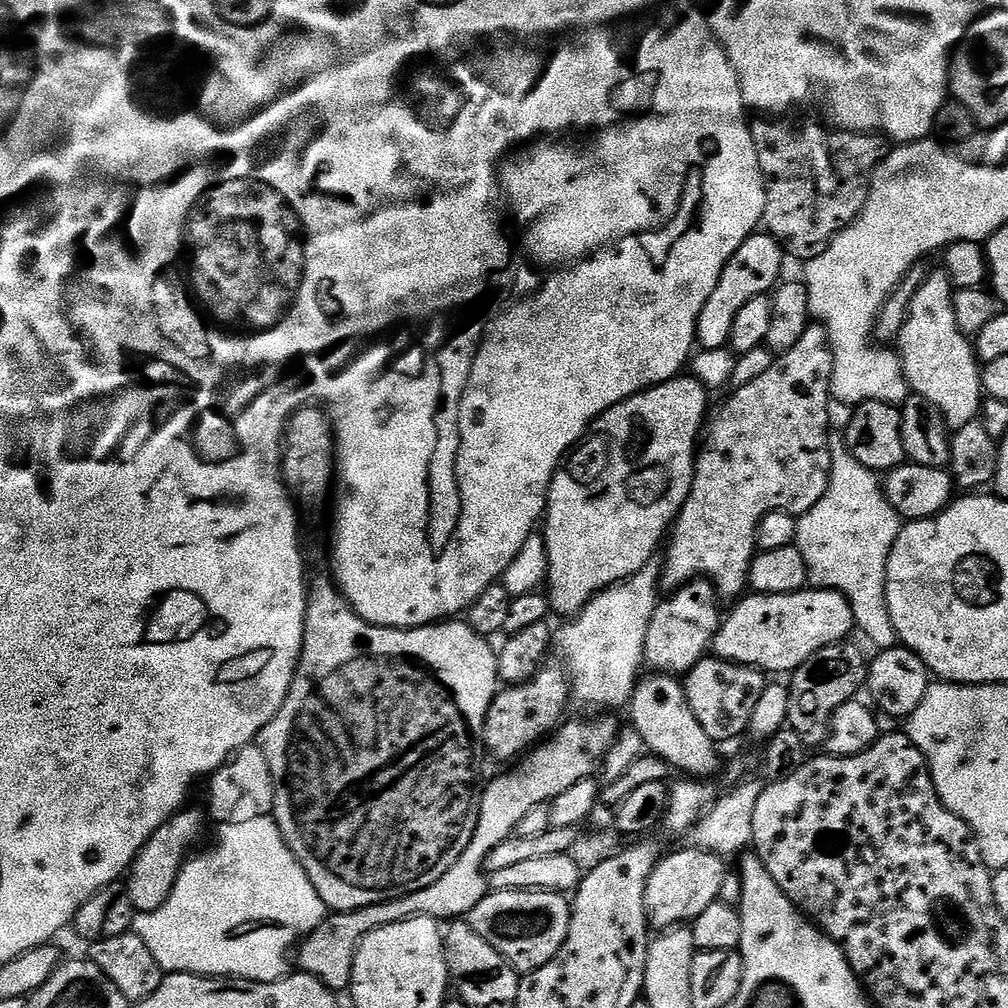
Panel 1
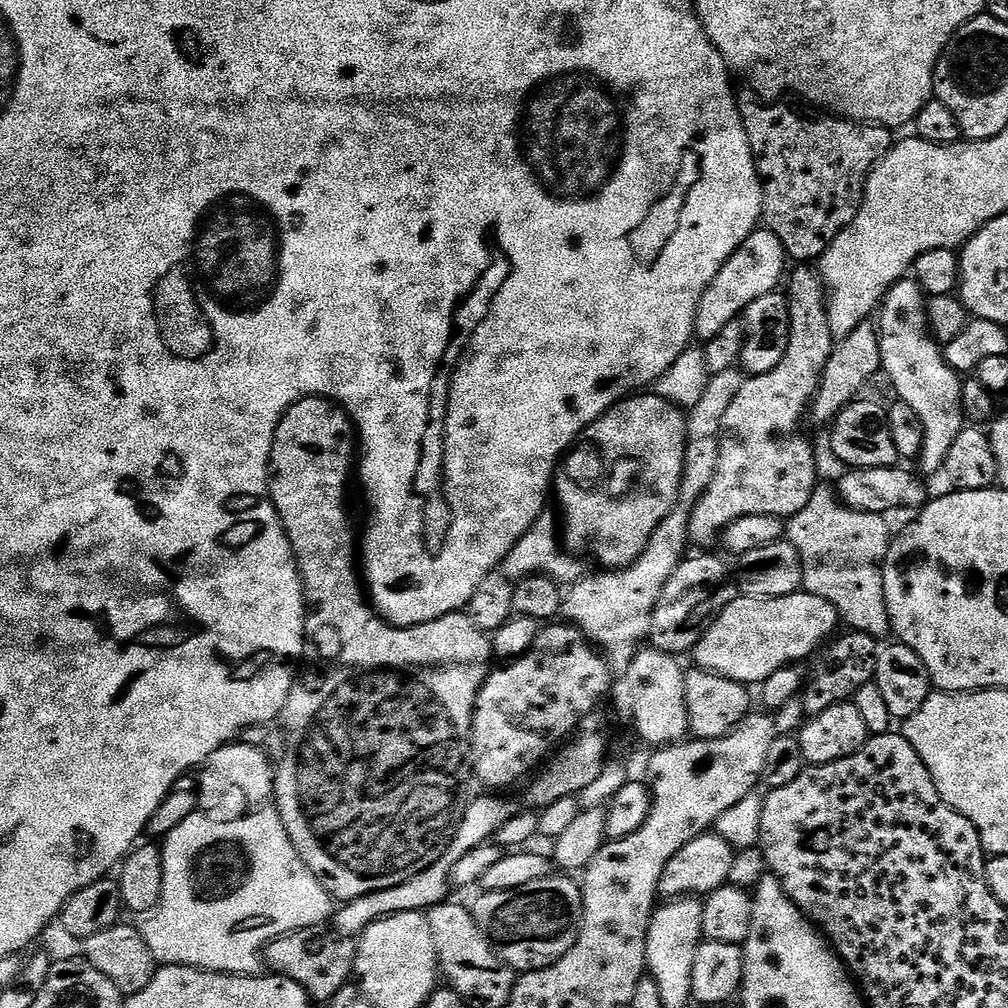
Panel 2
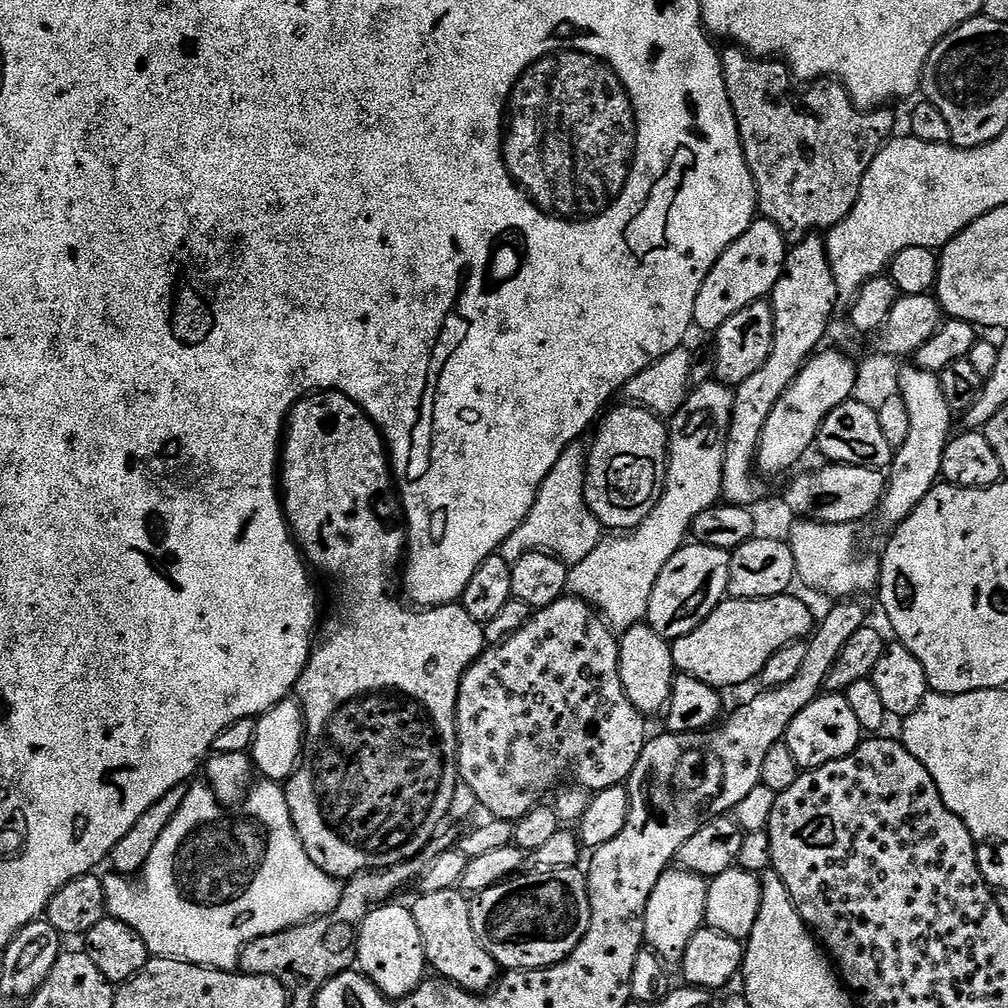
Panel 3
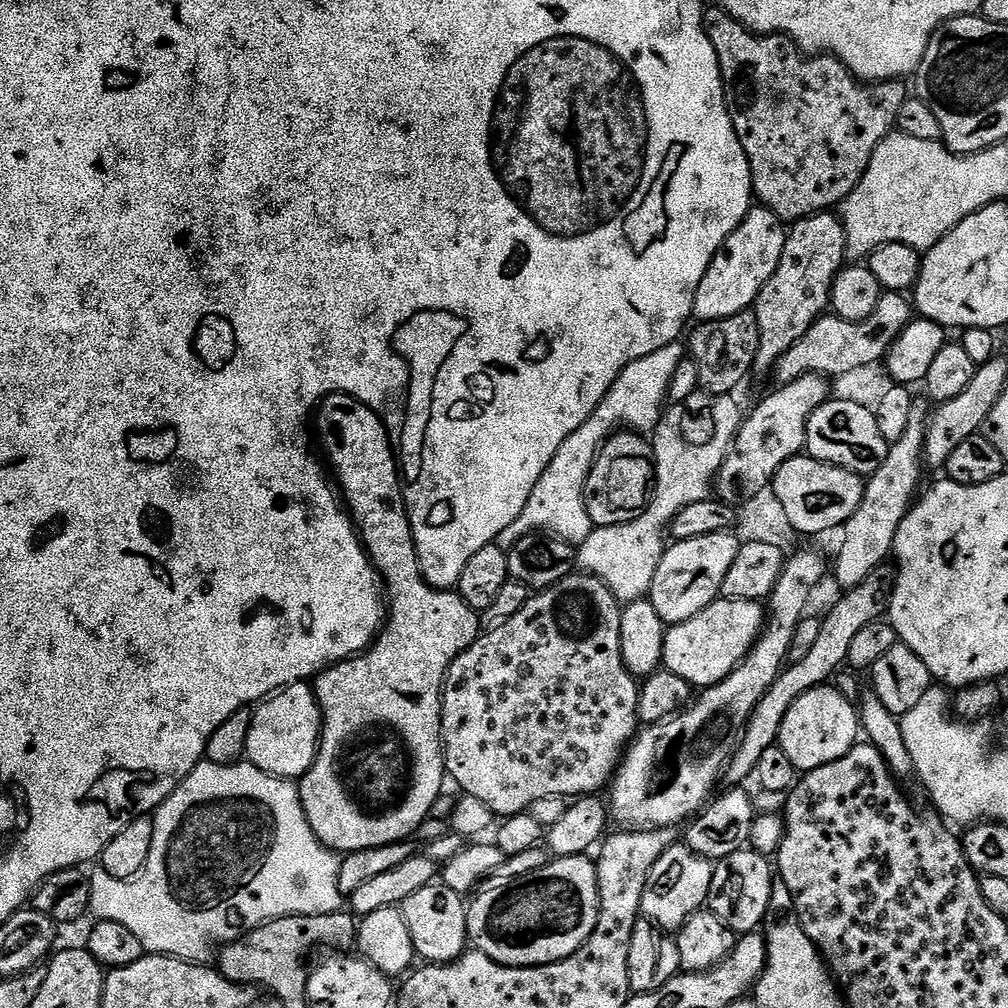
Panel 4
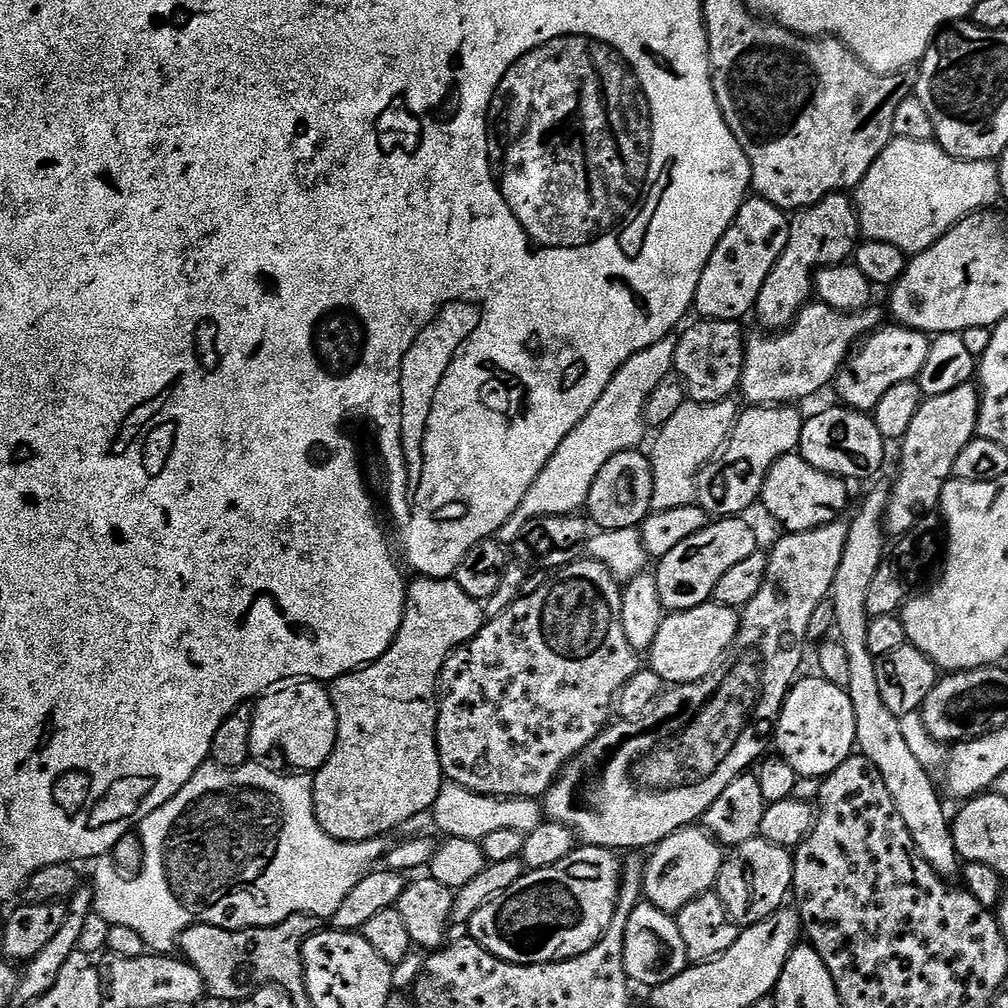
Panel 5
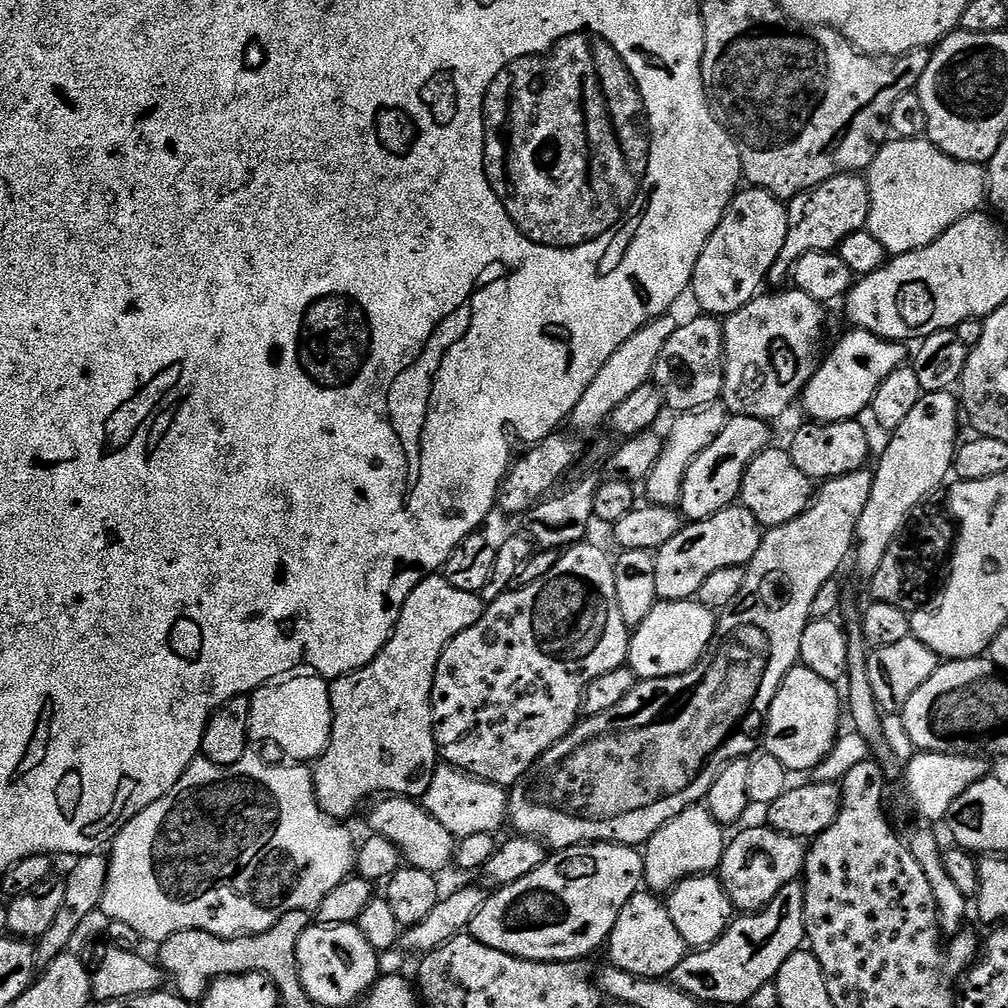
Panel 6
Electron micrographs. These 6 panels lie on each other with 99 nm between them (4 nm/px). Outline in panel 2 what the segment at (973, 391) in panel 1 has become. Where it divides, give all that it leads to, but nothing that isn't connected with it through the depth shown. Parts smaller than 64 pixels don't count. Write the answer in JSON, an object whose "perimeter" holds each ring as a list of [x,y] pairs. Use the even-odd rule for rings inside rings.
{"perimeter":[[[908,278],[897,282],[884,295],[884,302],[878,309],[878,331],[882,350],[880,367],[883,375],[888,375],[888,380],[896,391],[895,399],[910,406],[918,414],[924,427],[919,471],[939,473],[946,462],[946,454],[950,454],[950,446],[954,446],[954,438],[958,438],[958,434],[966,426],[964,385],[961,373],[948,365],[943,347],[930,331],[928,309],[925,301],[920,301],[919,295],[921,293]]]}

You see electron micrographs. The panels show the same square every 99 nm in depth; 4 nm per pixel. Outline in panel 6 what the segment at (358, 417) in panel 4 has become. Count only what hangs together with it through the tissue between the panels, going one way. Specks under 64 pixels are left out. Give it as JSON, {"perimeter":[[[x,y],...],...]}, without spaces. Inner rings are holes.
{"perimeter":[[[433,574],[412,591],[410,598],[406,598],[406,606],[384,651],[379,652],[365,668],[351,672],[349,676],[337,676],[331,681],[332,737],[324,755],[315,761],[312,773],[312,780],[316,783],[316,800],[326,815],[337,822],[347,821],[347,816],[354,815],[363,806],[364,800],[371,801],[381,794],[423,797],[438,767],[432,725],[432,687],[436,667],[444,647],[458,638],[462,630],[470,630],[470,626],[478,623],[485,607],[477,593],[458,590],[458,586],[450,586],[443,575]]]}

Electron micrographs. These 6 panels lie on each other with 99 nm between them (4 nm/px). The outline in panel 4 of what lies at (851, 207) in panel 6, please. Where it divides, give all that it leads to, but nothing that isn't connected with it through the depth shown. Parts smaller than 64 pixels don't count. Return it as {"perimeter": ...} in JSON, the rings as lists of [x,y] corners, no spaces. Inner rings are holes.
{"perimeter":[[[835,211],[819,212],[791,225],[778,270],[774,270],[770,282],[762,286],[754,305],[760,331],[757,369],[775,369],[782,356],[829,311],[832,281],[845,267],[847,251],[844,221]]]}

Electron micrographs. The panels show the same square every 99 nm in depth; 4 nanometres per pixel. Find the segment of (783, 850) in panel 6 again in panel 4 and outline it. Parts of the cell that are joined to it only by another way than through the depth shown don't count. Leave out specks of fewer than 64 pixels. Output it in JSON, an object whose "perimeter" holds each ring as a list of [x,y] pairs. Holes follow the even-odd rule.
{"perimeter":[[[751,850],[730,854],[713,867],[707,911],[713,912],[732,932],[755,932],[767,921],[773,883],[774,864],[769,857]]]}

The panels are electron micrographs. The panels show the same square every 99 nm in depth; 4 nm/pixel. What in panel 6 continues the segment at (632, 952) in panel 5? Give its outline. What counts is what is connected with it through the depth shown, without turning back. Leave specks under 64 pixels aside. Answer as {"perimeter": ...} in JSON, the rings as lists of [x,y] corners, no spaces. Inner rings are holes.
{"perimeter":[[[648,890],[637,892],[622,906],[622,914],[618,914],[618,922],[608,935],[607,952],[612,959],[609,960],[611,967],[649,978],[671,977],[686,955],[682,934],[678,934],[674,922],[670,922],[667,903]]]}

